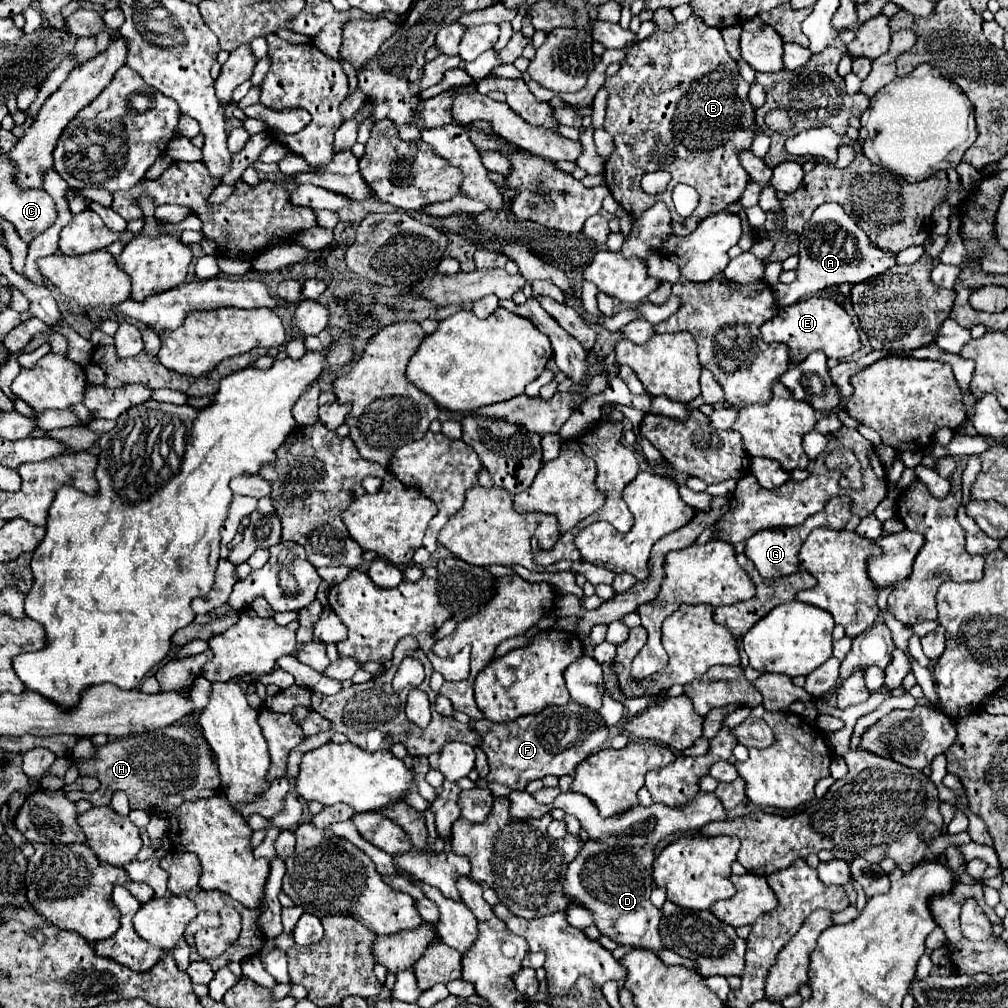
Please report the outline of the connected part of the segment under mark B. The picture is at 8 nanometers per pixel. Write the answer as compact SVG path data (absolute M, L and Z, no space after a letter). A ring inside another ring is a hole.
M669 8L655 10L651 22L655 24L655 32L633 46L621 62L619 72L605 80L609 90L605 130L609 130L615 140L615 154L605 164L603 176L613 198L627 210L629 216L639 218L649 206L653 206L653 202L665 200L671 210L673 232L677 236L687 236L695 230L701 218L721 212L741 198L745 186L749 184L749 174L741 166L739 156L741 152L751 150L753 138L763 134L763 130L759 128L755 108L749 102L749 84L741 78L737 62L729 56L721 30L705 26L697 16L691 16L687 22L677 22ZM657 170L669 172L671 182L663 194L645 194L639 186L639 180L643 174ZM679 182L693 186L699 192L699 208L695 208L689 218L681 218L671 202L671 192Z

